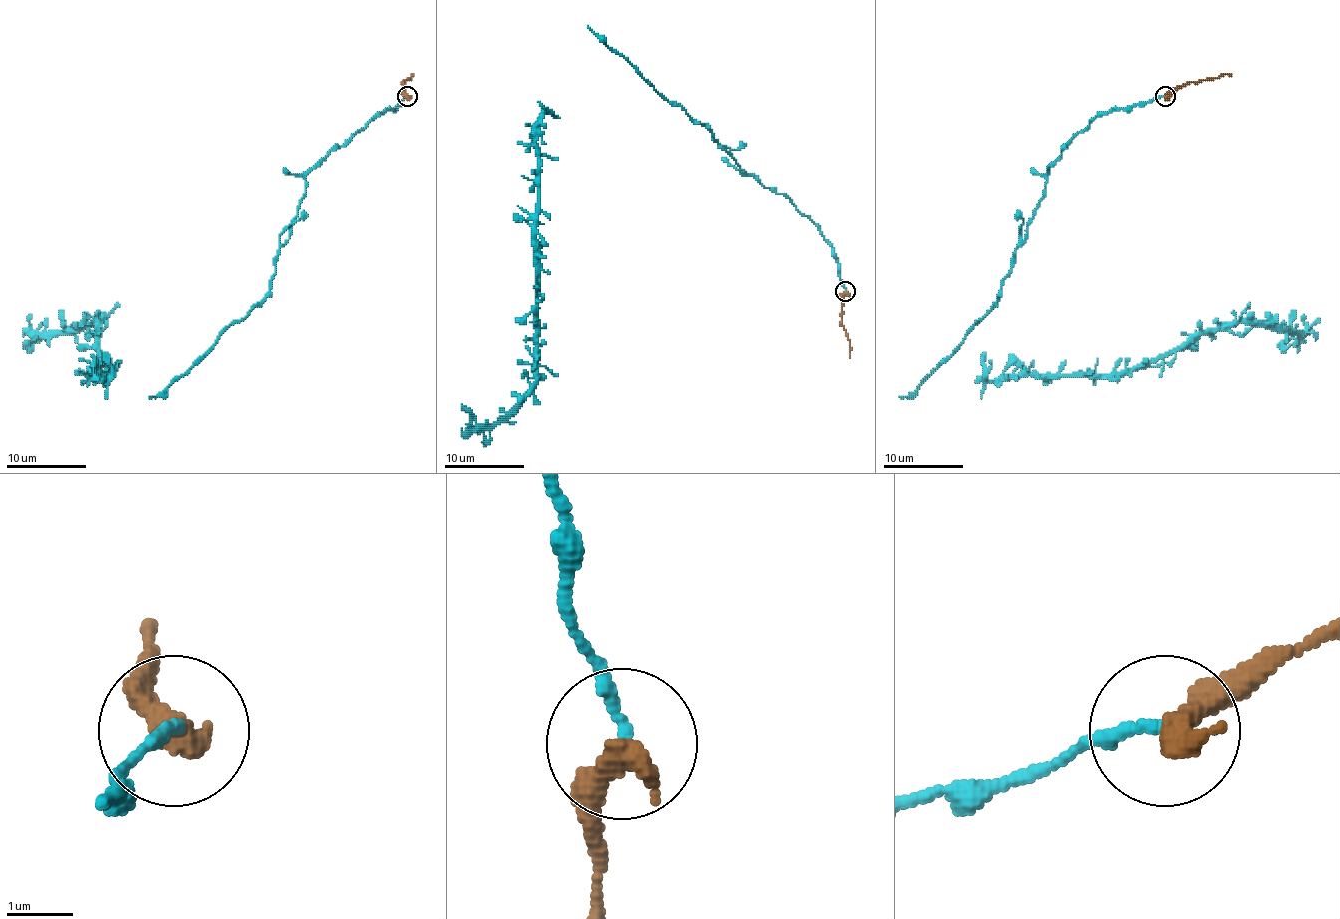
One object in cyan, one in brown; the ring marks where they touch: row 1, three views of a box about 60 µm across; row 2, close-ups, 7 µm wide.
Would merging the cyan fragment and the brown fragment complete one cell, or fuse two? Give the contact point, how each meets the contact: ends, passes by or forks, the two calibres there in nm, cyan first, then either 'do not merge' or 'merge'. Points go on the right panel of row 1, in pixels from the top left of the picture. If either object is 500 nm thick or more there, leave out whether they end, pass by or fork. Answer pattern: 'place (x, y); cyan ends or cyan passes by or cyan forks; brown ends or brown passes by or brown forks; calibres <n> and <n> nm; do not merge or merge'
place (1165, 96); cyan ends; brown ends; calibres 180 and 460 nm; merge

